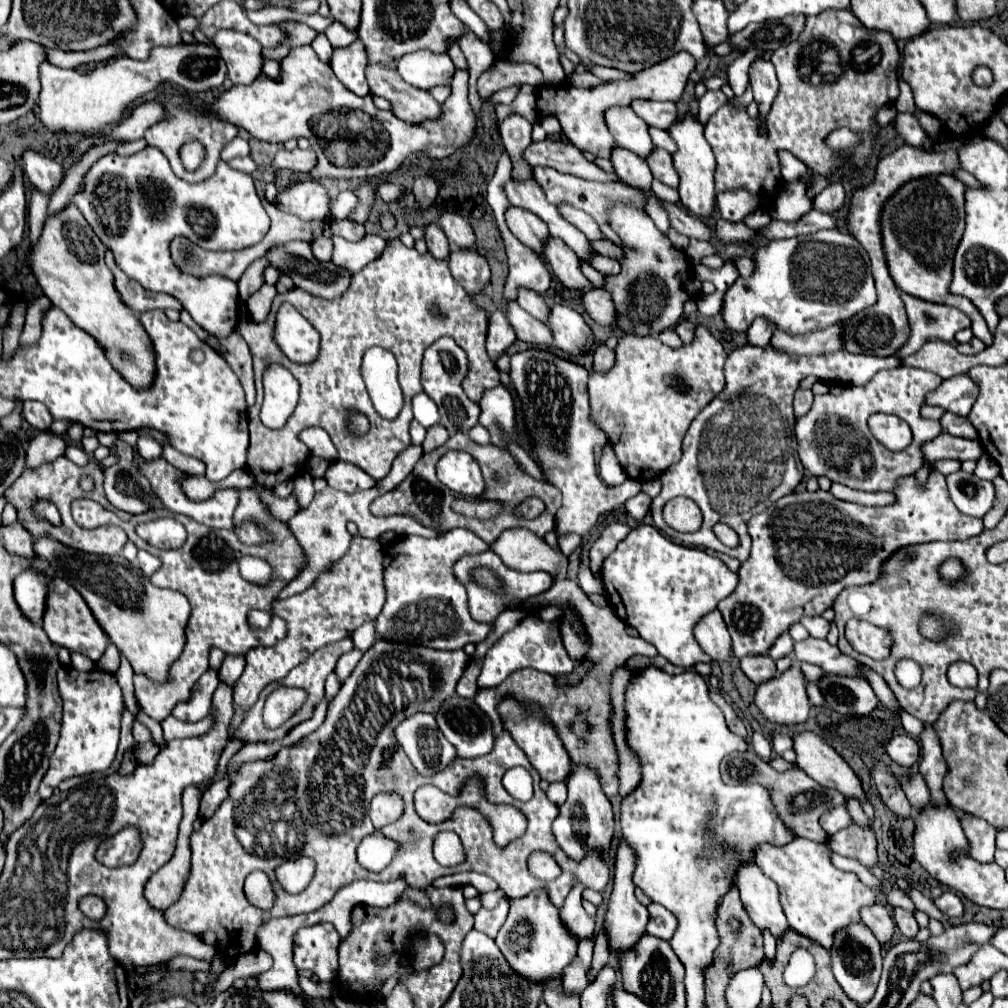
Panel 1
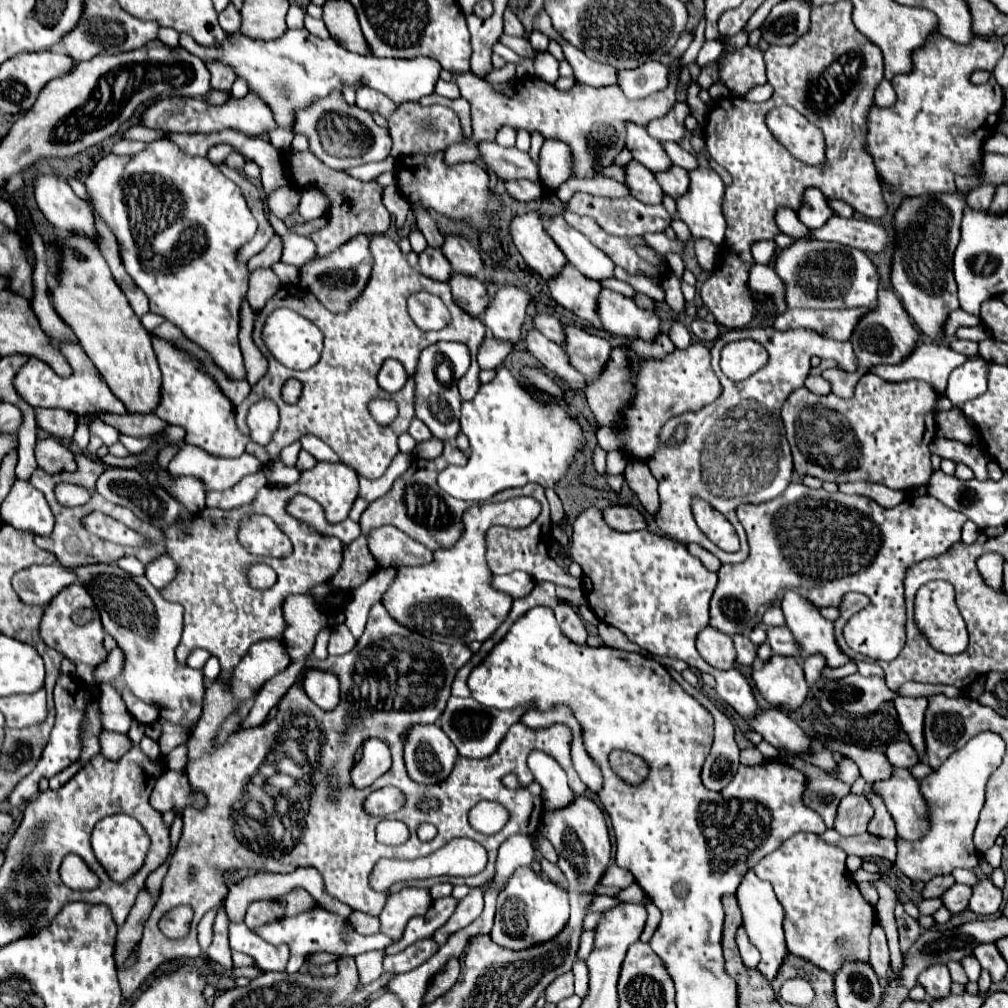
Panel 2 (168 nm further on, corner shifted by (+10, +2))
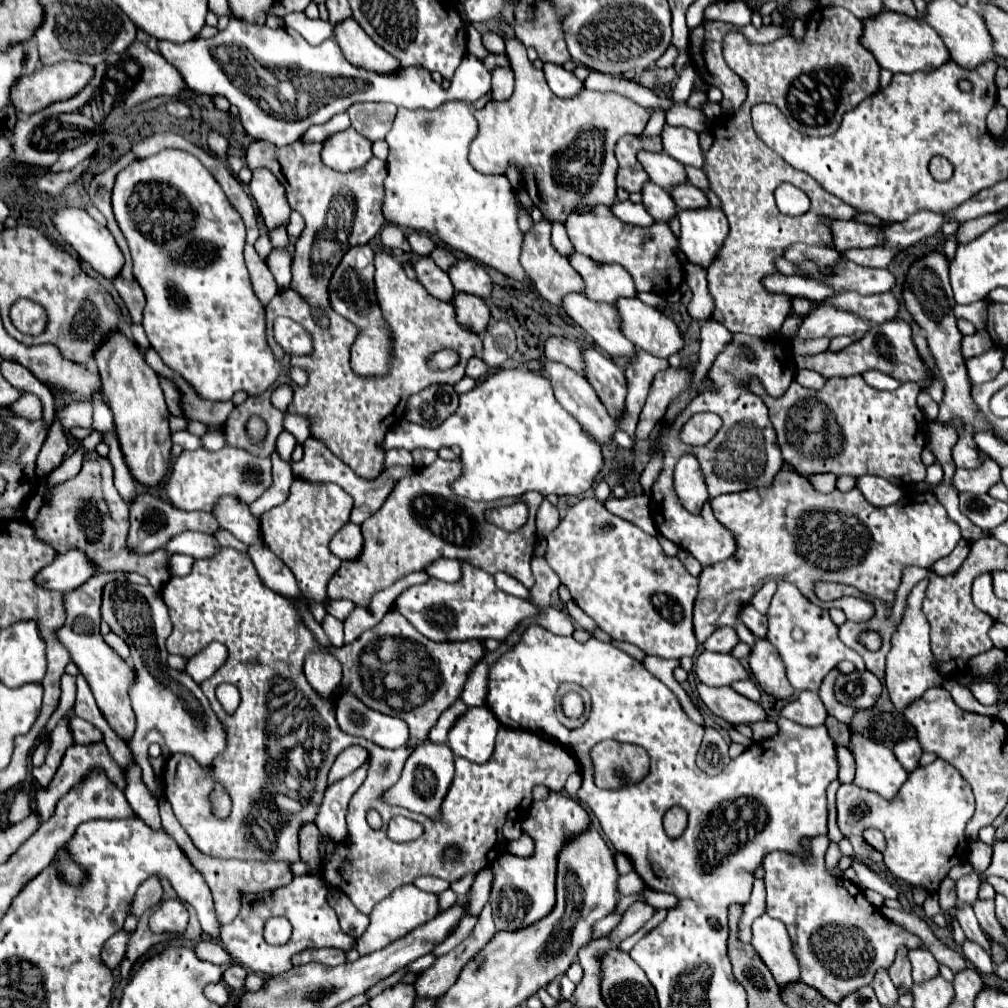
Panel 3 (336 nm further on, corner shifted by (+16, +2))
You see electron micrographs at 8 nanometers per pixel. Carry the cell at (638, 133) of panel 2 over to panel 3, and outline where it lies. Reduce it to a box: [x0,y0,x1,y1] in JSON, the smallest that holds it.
[638,150,688,192]

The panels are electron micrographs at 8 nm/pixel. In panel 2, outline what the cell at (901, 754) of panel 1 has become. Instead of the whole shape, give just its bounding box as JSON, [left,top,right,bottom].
[884,740,918,768]

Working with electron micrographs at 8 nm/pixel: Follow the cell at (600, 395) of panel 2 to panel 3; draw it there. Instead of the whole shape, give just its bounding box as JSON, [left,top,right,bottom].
[618,350,668,438]

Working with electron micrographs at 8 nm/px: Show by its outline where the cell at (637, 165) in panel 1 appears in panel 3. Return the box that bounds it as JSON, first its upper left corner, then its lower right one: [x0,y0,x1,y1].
[642,182,678,222]

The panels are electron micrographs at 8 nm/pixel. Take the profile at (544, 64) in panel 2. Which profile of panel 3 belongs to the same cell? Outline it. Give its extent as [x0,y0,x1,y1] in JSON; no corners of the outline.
[544,64,584,98]

